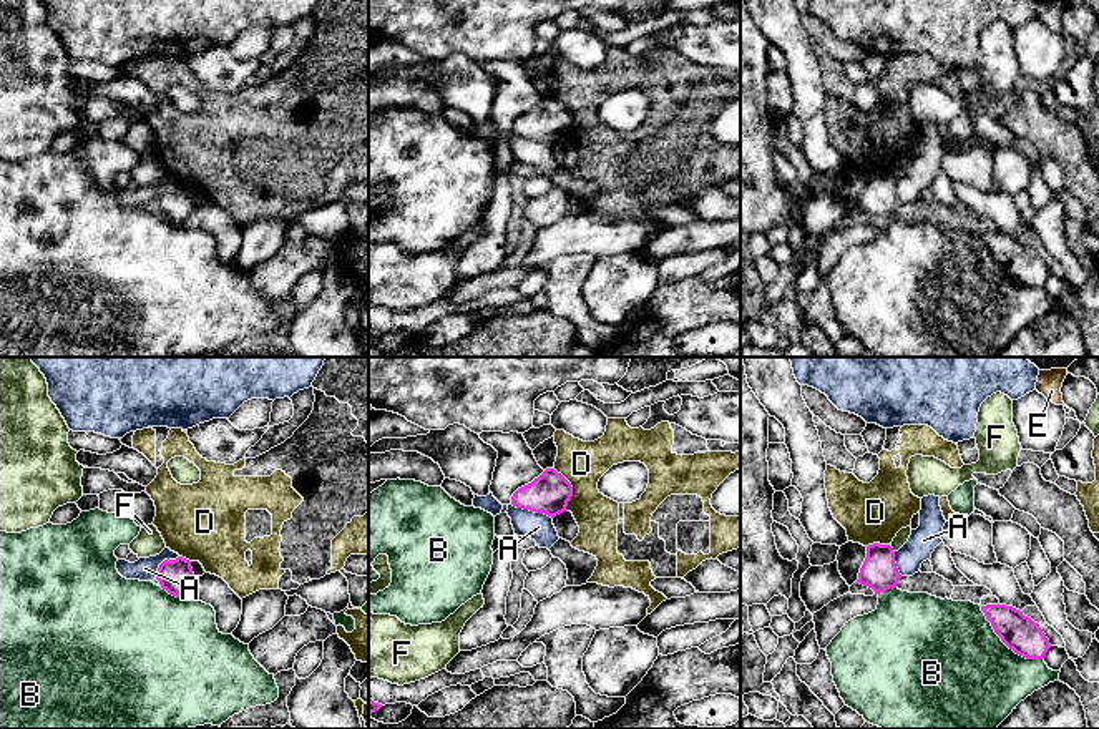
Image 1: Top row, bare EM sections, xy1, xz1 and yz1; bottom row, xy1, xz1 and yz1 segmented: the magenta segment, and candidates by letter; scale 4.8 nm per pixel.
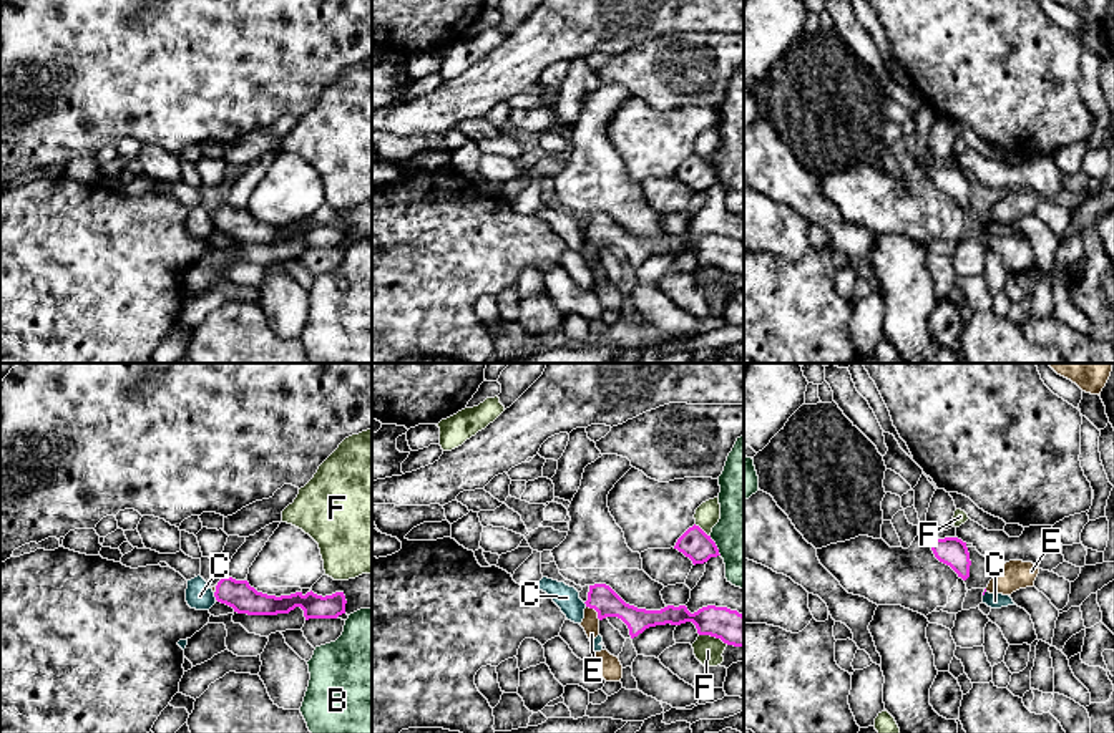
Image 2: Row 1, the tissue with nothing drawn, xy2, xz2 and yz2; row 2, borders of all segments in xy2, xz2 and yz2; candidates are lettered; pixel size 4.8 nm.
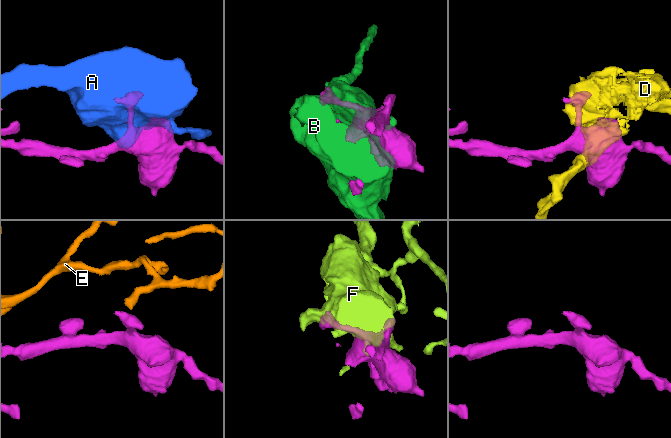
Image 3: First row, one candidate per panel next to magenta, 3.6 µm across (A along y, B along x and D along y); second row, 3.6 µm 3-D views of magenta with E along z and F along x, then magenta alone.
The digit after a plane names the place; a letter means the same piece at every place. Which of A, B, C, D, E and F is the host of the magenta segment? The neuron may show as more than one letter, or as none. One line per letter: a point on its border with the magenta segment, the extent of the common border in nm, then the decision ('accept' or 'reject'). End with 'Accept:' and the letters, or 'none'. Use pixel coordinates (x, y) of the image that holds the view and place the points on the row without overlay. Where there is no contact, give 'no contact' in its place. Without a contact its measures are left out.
A: xz1 (532, 138) | 220 nm | reject
B: yz1 (1006, 273) | 400 nm | reject
C: xy2 (214, 224) | 40 nm | reject
D: xz1 (571, 117) | 220 nm | reject
E: xz2 (595, 237) | 100 nm | accept
F: xz2 (714, 264) | 150 nm | reject
Accept: E

